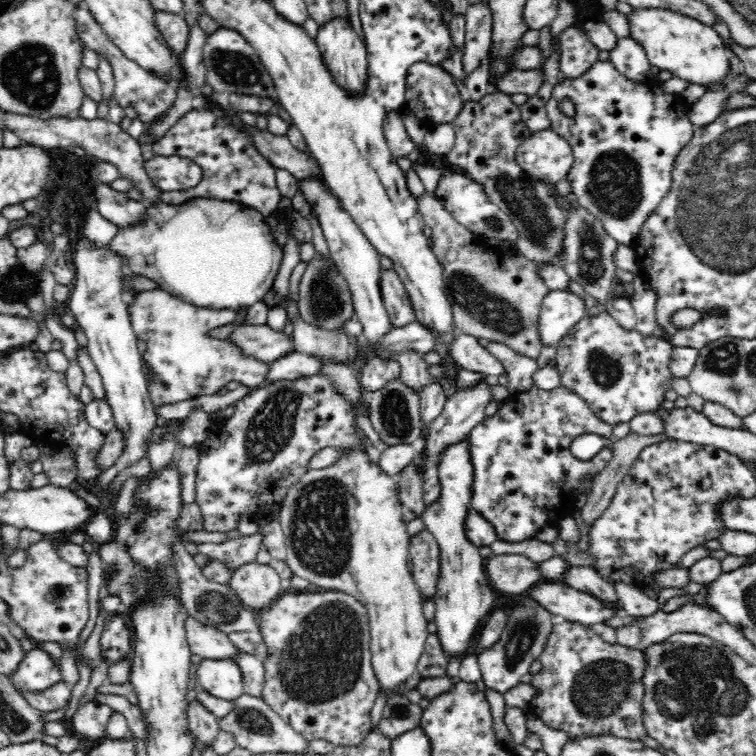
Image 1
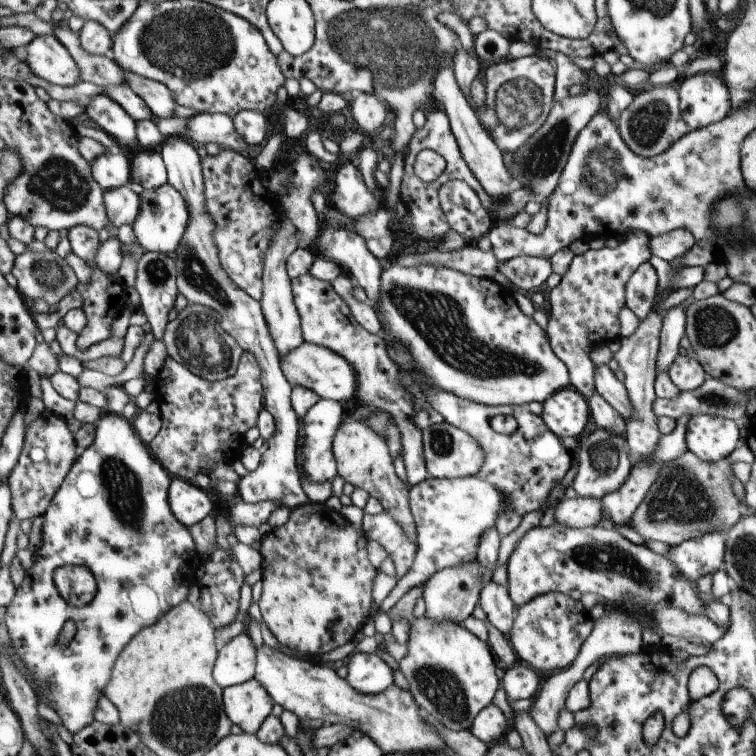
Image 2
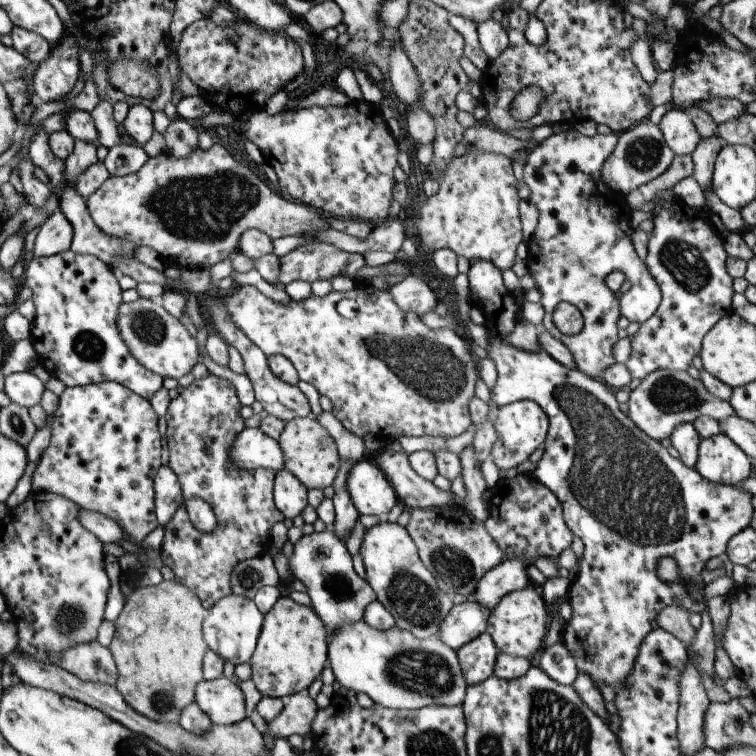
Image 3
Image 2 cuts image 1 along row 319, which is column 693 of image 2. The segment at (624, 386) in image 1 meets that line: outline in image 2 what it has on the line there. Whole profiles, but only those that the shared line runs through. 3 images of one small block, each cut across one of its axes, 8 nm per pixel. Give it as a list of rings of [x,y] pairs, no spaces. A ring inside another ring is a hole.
[[[556,523],[548,528],[538,525],[526,532],[517,543],[518,546],[514,548],[506,563],[508,594],[517,607],[549,592],[569,594],[570,590],[579,590],[582,595],[598,594],[613,605],[639,604],[647,609],[662,605],[684,610],[686,614],[706,616],[704,612],[706,602],[699,598],[700,590],[696,582],[686,580],[686,576],[682,576],[665,555],[654,552],[646,545],[632,543],[612,528],[606,528],[601,524],[588,528],[568,528],[564,524]]]

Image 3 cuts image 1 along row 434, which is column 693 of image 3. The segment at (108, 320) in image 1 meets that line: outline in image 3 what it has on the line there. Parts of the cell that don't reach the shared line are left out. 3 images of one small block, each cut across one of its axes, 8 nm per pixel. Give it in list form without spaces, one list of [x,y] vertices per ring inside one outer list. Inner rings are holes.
[[[671,106],[658,126],[675,156],[691,155],[702,139],[687,110]]]

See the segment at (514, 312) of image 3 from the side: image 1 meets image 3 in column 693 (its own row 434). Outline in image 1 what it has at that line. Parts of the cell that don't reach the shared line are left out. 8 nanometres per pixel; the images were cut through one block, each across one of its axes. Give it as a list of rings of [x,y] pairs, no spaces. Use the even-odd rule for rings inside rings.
[[[565,386],[548,391],[532,387],[511,393],[493,416],[486,416],[467,436],[474,474],[472,509],[492,525],[499,540],[519,544],[537,539],[536,535],[545,527],[556,528],[564,518],[572,516],[577,497],[580,494],[590,496],[593,479],[611,459],[610,449],[604,449],[588,461],[578,460],[571,453],[571,442],[583,434],[612,438],[612,429],[612,425],[592,412],[582,397]]]

